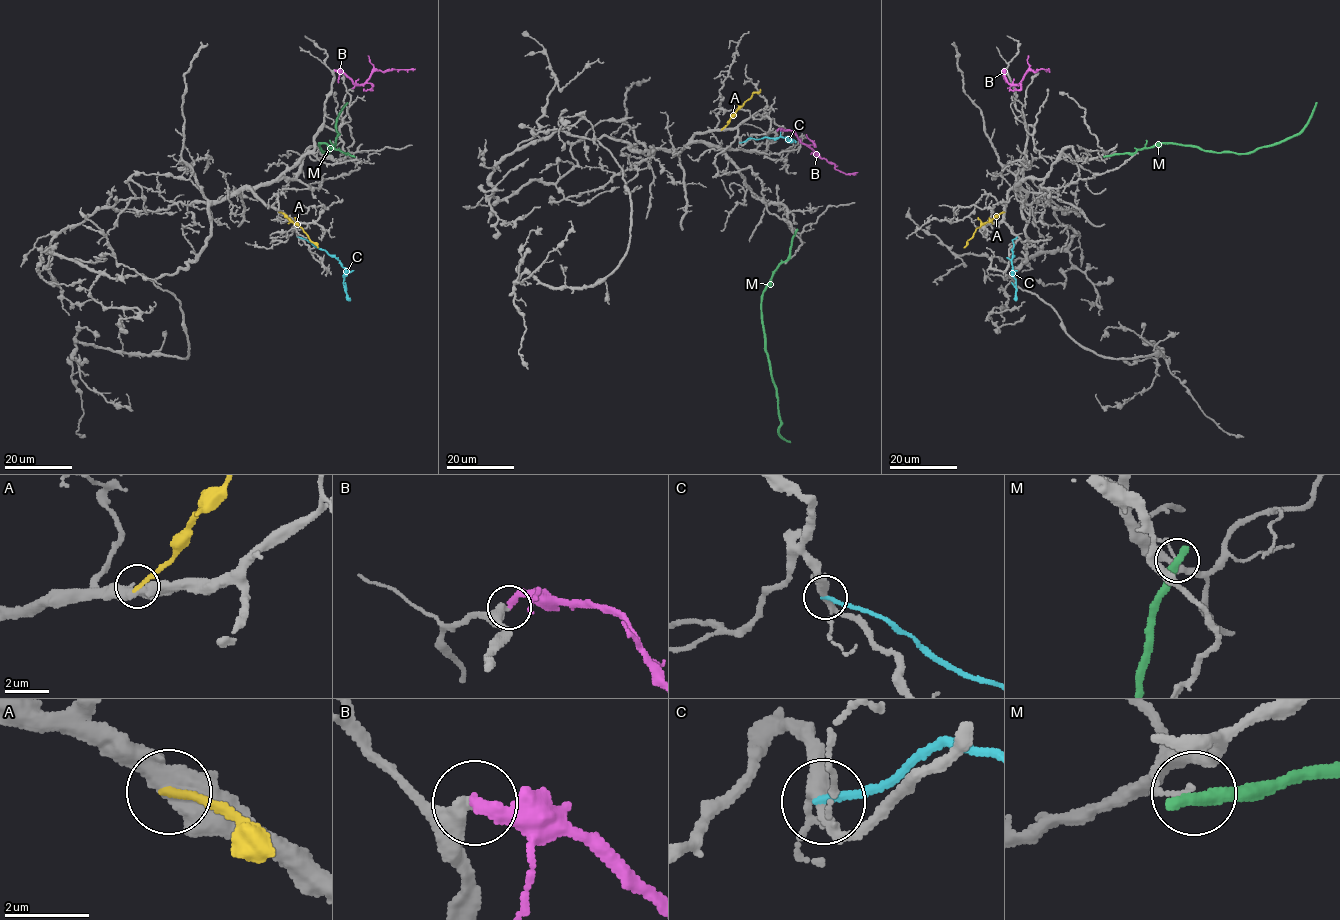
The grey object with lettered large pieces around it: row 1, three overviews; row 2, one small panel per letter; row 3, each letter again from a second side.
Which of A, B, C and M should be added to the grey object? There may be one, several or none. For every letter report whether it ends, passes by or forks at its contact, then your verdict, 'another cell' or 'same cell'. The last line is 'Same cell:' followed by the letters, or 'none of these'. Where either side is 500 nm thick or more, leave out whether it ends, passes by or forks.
A: another cell
B: it ends | same cell
C: it ends | another cell
M: it ends | another cell
Same cell: B

